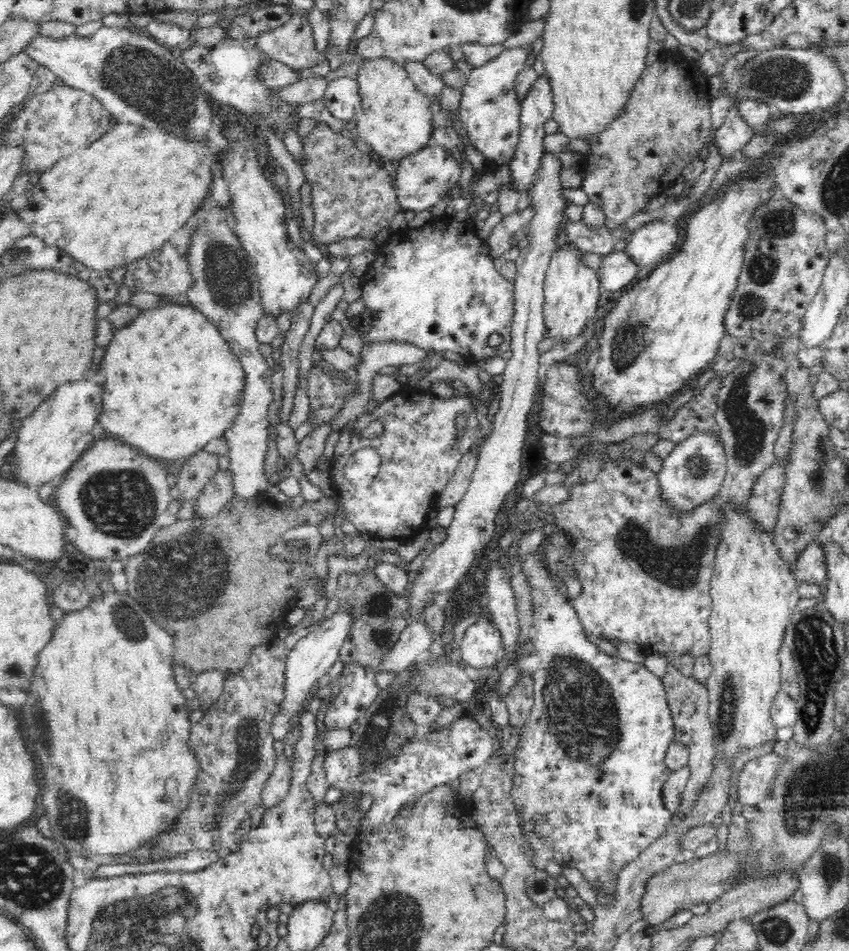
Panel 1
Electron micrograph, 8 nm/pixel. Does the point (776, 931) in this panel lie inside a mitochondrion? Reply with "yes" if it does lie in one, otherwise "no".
yes

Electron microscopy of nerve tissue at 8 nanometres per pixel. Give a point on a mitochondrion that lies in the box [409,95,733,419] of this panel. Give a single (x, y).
(633, 336)

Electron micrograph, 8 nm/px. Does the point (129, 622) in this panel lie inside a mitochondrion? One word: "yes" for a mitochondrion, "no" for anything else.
yes

